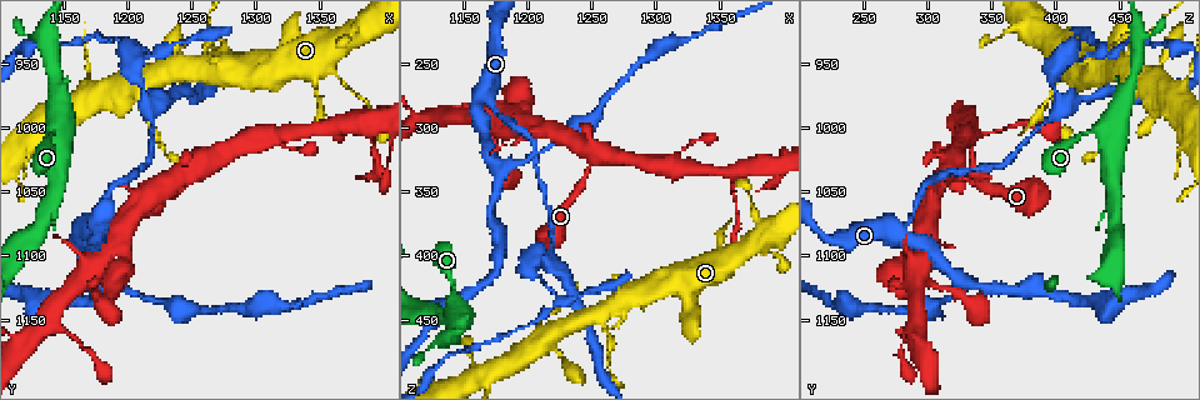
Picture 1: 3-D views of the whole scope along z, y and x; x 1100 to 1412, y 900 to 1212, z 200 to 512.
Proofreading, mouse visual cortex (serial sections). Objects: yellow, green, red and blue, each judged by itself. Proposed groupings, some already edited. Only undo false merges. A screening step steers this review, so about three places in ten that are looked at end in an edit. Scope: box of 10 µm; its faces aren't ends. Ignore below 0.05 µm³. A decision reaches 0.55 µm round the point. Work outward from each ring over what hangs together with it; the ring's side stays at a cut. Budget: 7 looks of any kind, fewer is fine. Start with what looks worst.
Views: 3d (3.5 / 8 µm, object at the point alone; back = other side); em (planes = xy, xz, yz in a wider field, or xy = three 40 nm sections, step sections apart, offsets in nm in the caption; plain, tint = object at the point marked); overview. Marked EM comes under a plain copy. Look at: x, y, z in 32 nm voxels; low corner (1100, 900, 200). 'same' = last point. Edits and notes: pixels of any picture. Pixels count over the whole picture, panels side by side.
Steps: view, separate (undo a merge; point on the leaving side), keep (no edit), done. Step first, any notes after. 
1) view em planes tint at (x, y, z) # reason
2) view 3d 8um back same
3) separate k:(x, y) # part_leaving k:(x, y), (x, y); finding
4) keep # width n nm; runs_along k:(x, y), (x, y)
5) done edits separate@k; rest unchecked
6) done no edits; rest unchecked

view em xy step 1 tint at (1178, 1072, 286) # thick turns thin

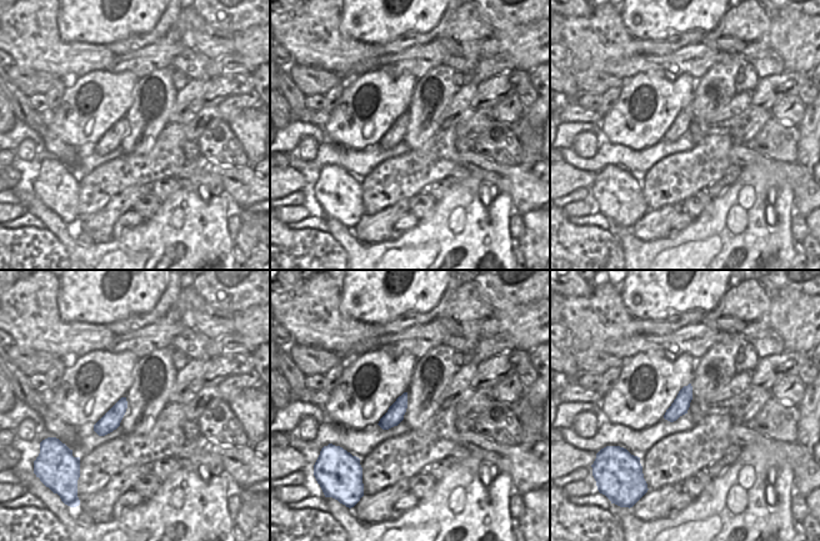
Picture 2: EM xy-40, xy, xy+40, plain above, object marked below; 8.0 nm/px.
view 3d 3.5um same # wider look

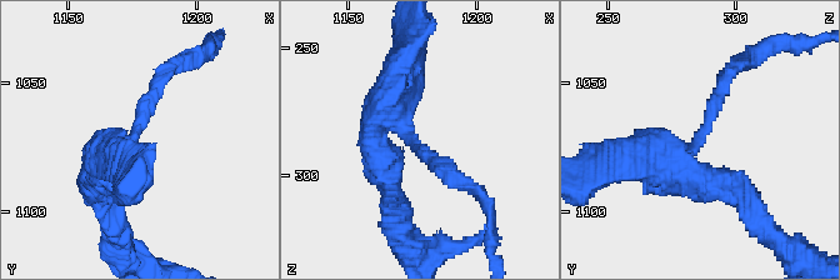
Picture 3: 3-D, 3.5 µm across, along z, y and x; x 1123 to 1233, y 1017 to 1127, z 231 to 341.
keep # width 140 nm; runs_along 3:(635, 161), (693, 150), (734, 70); continuous, no second cell

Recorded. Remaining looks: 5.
view 3d 8um at (1206, 944, 412) # calibre changes

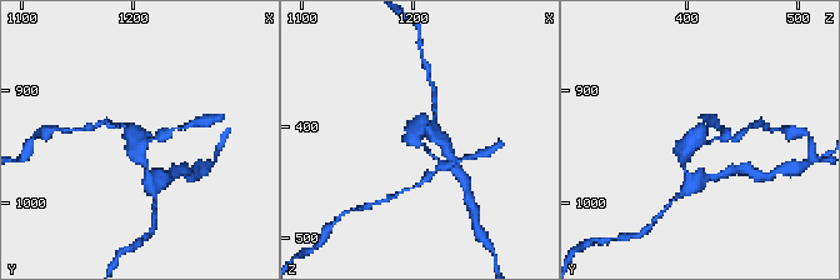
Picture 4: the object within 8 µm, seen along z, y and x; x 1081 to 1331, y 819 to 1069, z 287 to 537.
view em planes tint same # arm_widths 150, 350 nm; shape alone is not enough

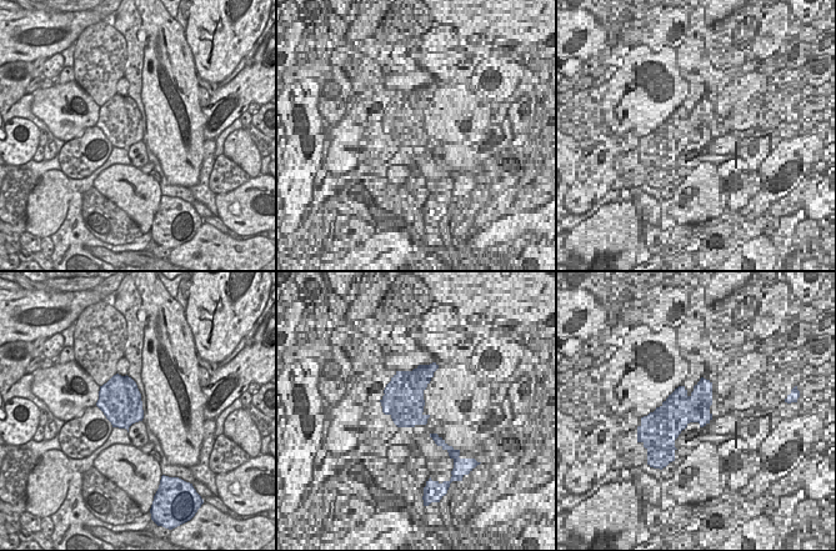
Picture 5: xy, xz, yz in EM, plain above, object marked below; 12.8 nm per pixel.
separate 4:(160, 135) # part_leaving 4:(416, 136), (439, 163), (429, 176); two cells meet here

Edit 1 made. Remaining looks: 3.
view overview # redraw

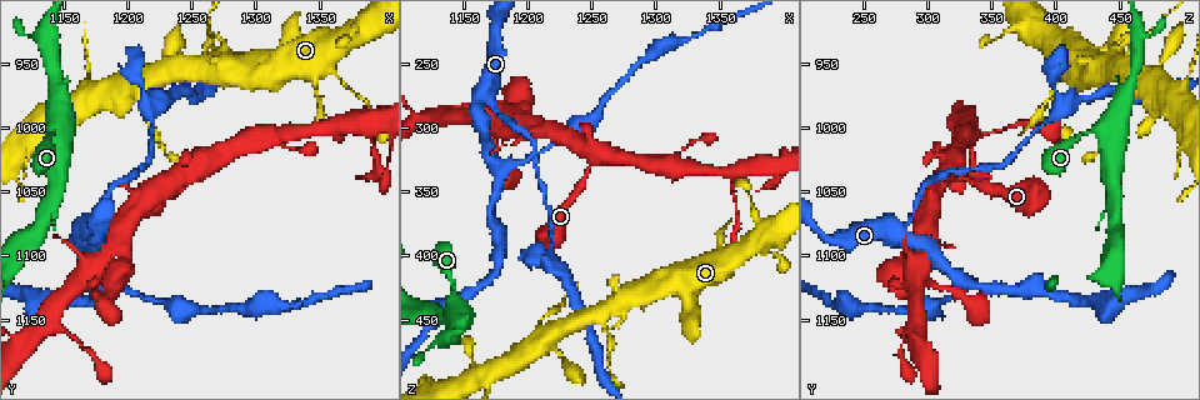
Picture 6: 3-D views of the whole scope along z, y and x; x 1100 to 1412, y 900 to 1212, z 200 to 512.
view em xy step 1 tint at (1388, 1004, 330) # narrows sharply

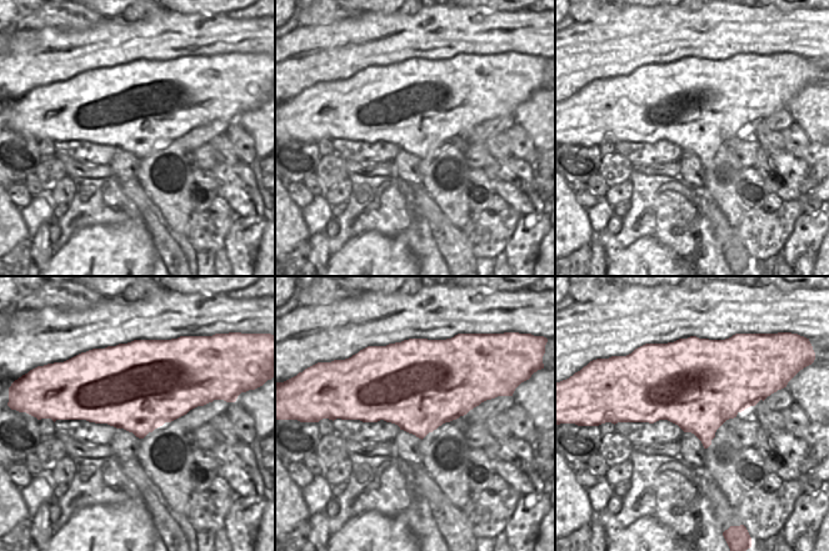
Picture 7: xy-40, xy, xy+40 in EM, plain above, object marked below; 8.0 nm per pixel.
view 3d 3.5um same # wider look

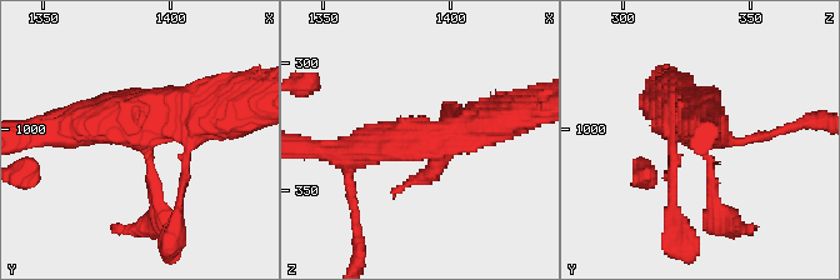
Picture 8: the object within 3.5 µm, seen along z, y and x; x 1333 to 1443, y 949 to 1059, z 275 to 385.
keep # width 700 nm; runs_along 8:(333, 150), (456, 135), (471, 113); all the same cell

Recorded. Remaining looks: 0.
done edits separate@4; rest unchecked

